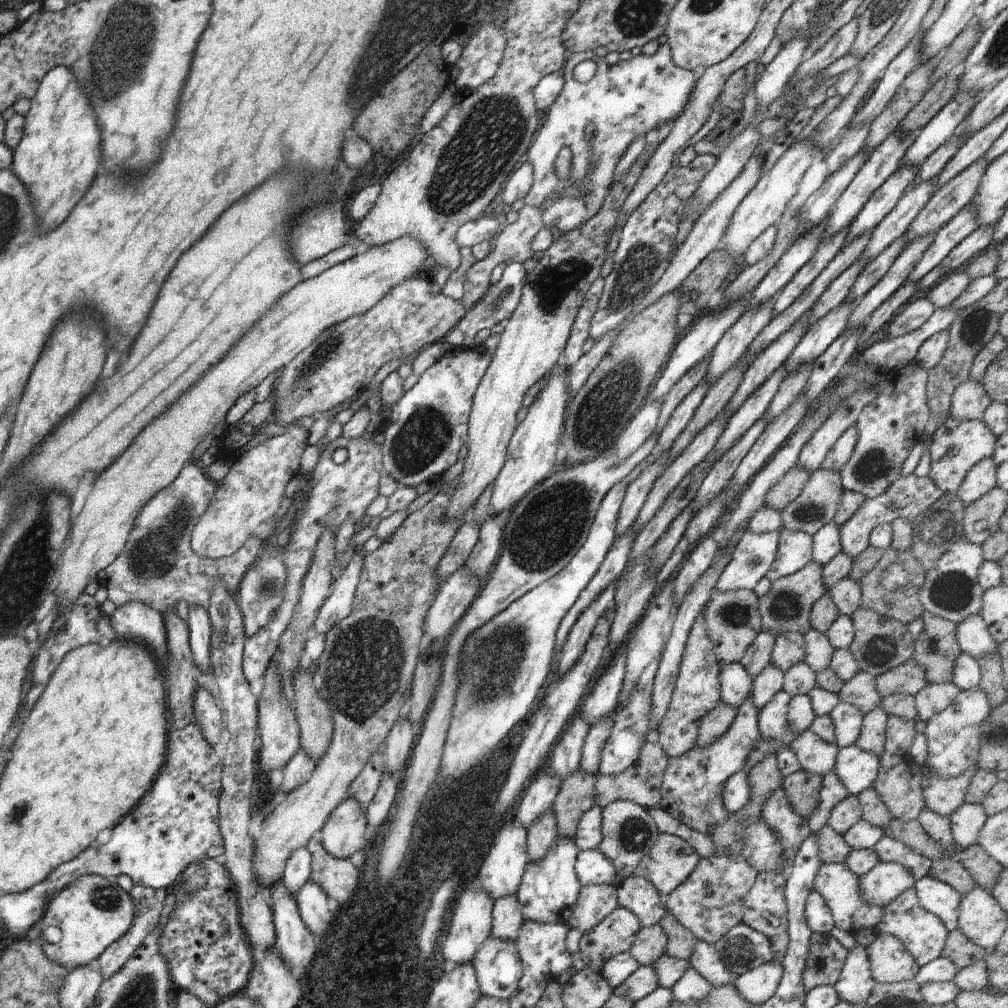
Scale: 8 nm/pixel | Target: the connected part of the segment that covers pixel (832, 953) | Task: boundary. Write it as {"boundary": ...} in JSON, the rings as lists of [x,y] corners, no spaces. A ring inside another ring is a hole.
{"boundary":[[[812,933],[806,966],[802,972],[802,988],[810,992],[822,985],[835,985],[848,953],[849,950],[832,935]]]}

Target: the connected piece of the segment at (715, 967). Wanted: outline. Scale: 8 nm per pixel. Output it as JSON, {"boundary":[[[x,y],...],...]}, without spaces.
{"boundary":[[[706,941],[696,942],[688,961],[712,986],[724,986],[732,983],[733,972],[728,970],[715,945]]]}

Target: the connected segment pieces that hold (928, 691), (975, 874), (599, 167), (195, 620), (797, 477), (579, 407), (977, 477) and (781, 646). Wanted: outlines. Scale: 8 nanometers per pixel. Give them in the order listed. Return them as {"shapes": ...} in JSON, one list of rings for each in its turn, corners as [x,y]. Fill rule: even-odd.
{"shapes":[[[[932,683],[927,684],[914,695],[914,706],[916,706],[916,720],[930,720],[935,714],[948,708],[952,700],[960,694],[961,688],[954,683]]],[[[978,844],[958,850],[952,858],[961,862],[970,876],[976,880],[978,887],[983,889],[992,888],[996,884],[998,874],[1002,872],[1003,868],[999,862],[988,856],[988,853]]],[[[667,44],[660,45],[653,55],[640,53],[630,59],[620,60],[614,65],[606,63],[605,58],[598,57],[592,50],[568,53],[562,70],[564,88],[554,104],[546,110],[548,118],[544,120],[542,128],[537,130],[528,152],[524,158],[520,159],[519,165],[530,162],[534,168],[534,182],[530,192],[524,197],[525,204],[541,210],[544,229],[551,231],[552,228],[558,228],[560,232],[566,233],[580,228],[584,222],[588,222],[592,216],[598,214],[598,210],[603,205],[603,200],[608,196],[609,189],[614,182],[616,164],[622,158],[626,148],[638,136],[646,134],[650,130],[659,129],[666,122],[678,118],[682,114],[684,106],[690,102],[690,92],[697,81],[694,71],[684,70],[674,64],[671,48]],[[582,60],[592,60],[597,66],[594,78],[584,84],[580,84],[572,78],[572,68]],[[588,124],[592,124],[596,128],[595,136],[592,136],[590,140],[586,138]],[[562,148],[570,148],[572,151],[571,176],[568,180],[559,179],[554,166],[554,161]]],[[[188,605],[186,622],[189,628],[189,644],[194,664],[200,668],[200,672],[210,674],[212,623],[208,611],[202,606]]],[[[796,464],[792,470],[788,470],[776,486],[772,486],[766,494],[765,504],[782,512],[790,502],[796,500],[802,492],[802,487],[808,482],[810,472],[806,472],[804,468],[800,468],[800,464]]],[[[678,290],[658,298],[618,330],[613,344],[586,383],[567,404],[562,444],[566,462],[584,464],[614,447],[621,432],[634,418],[676,346],[677,316],[687,300]]],[[[984,458],[977,462],[968,470],[956,496],[962,500],[967,507],[982,498],[989,490],[996,487],[997,466],[992,462],[992,458]]],[[[786,633],[775,637],[776,642],[771,654],[771,664],[786,672],[796,666],[806,656],[806,641],[803,634]]]]}

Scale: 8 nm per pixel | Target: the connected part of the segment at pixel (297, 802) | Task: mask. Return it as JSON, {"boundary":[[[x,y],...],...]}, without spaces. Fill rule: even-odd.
{"boundary":[[[460,476],[445,480],[440,491],[421,509],[409,514],[400,528],[374,552],[365,554],[364,566],[355,590],[352,612],[348,618],[338,622],[326,634],[326,648],[316,660],[311,672],[316,672],[324,680],[318,694],[326,701],[332,715],[333,734],[328,750],[321,756],[312,776],[296,790],[277,799],[272,812],[260,824],[260,836],[254,839],[254,878],[260,886],[267,888],[280,882],[292,850],[306,846],[319,834],[326,820],[344,798],[348,796],[350,784],[358,778],[364,764],[386,740],[388,732],[405,711],[411,700],[415,668],[421,648],[425,644],[424,620],[439,591],[440,580],[436,576],[438,565],[465,518],[450,522],[446,518],[446,508],[460,484]]]}

